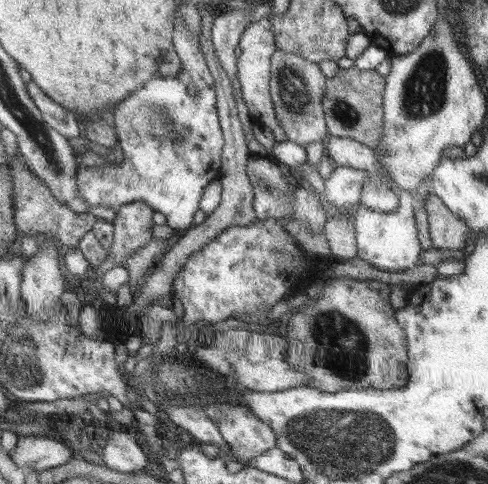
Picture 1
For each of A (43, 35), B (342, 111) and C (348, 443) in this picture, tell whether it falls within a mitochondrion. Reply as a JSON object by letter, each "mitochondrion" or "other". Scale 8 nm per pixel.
{"A":"other","B":"mitochondrion","C":"mitochondrion"}

